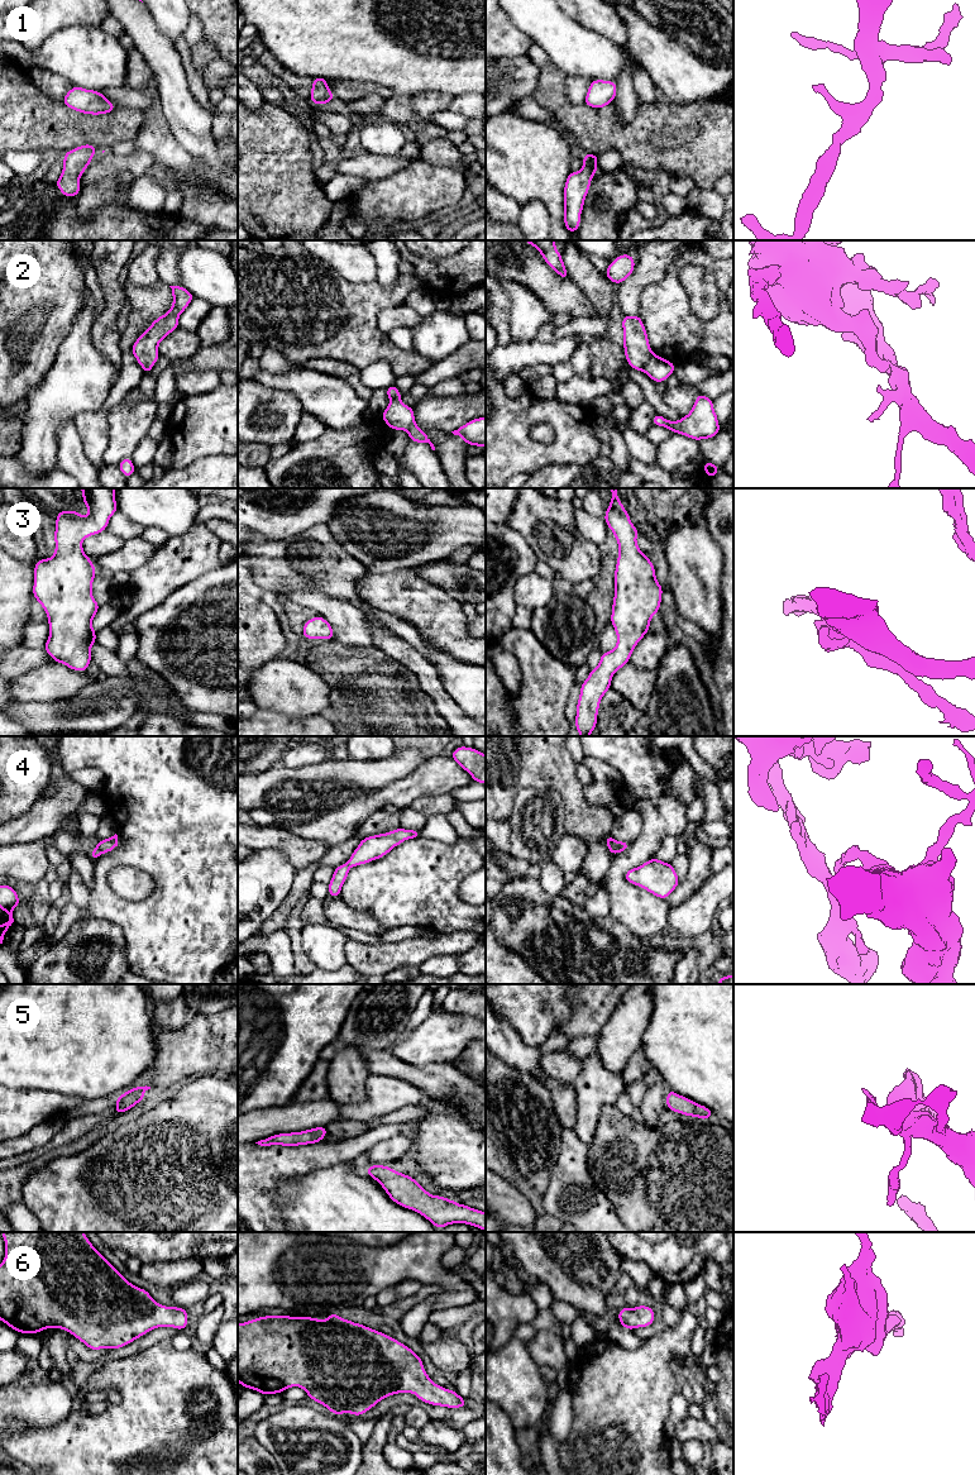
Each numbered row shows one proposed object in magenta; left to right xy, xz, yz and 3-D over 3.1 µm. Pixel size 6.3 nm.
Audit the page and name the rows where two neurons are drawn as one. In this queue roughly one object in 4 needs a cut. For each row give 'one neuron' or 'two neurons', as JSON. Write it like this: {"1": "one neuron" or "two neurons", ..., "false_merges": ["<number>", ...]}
{"1": "one neuron", "2": "two neurons", "3": "one neuron", "4": "two neurons", "5": "one neuron", "6": "one neuron", "false_merges": ["2", "4"]}

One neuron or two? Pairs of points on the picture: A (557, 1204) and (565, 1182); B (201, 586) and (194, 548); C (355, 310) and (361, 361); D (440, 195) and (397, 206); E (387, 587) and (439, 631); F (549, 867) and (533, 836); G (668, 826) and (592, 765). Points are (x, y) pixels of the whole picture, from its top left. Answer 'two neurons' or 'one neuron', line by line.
A: one neuron
B: two neurons
C: one neuron
D: one neuron
E: one neuron
F: two neurons
G: two neurons

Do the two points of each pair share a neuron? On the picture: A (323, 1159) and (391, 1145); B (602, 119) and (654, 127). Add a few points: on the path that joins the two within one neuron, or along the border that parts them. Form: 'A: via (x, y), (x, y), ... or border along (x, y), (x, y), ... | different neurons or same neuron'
A: border along (393, 1136), (376, 1142), (364, 1151) | different neurons
B: via (615, 130), (641, 130) | same neuron

